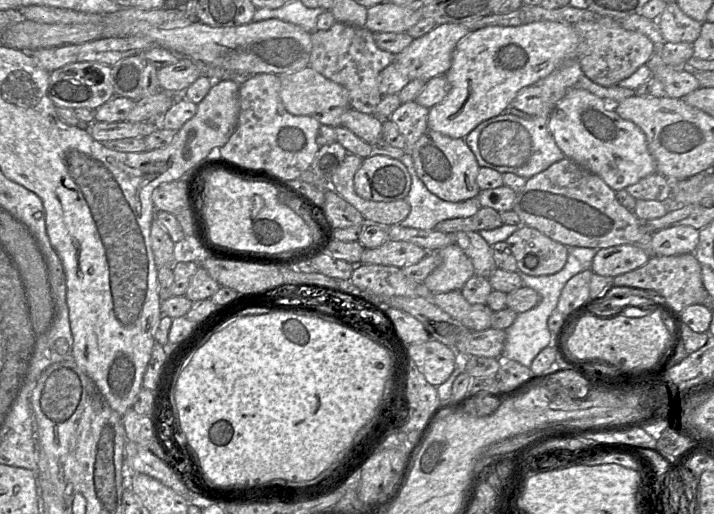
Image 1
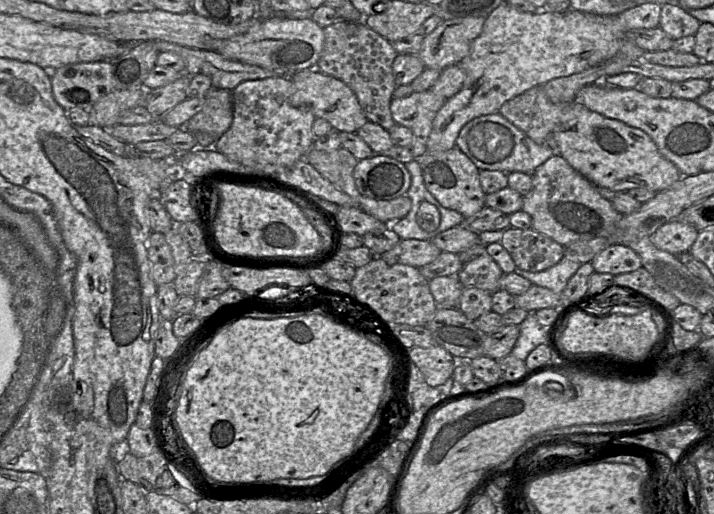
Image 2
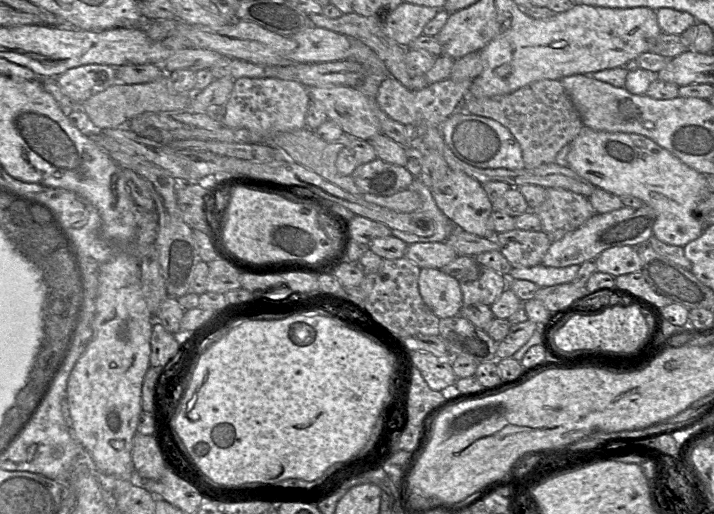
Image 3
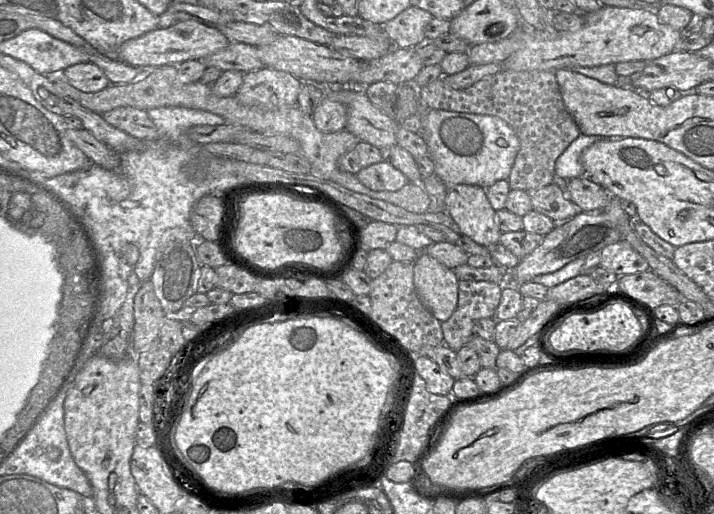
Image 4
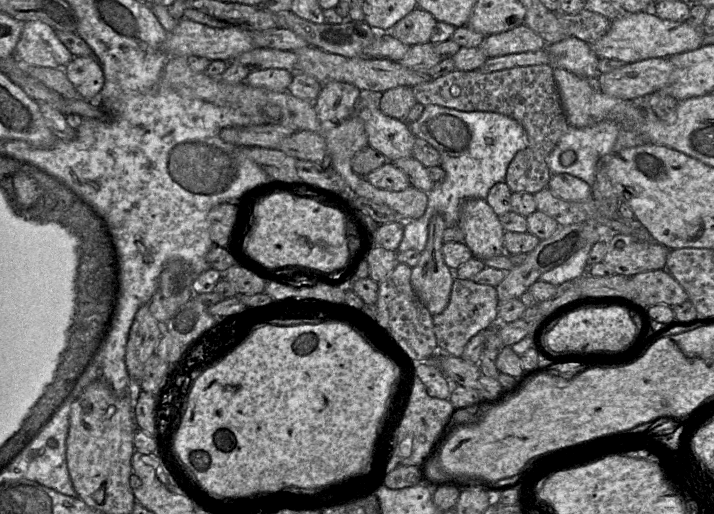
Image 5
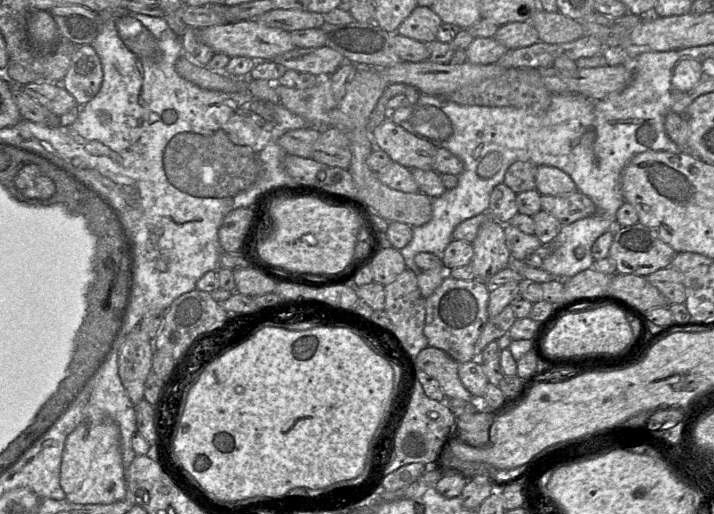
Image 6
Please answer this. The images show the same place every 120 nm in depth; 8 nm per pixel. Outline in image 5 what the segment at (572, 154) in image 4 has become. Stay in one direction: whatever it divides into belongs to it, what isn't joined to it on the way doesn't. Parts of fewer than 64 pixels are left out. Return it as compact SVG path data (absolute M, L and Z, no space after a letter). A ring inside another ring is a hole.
M609 120L586 128L569 126L567 132L560 138L555 148L547 157L547 165L552 175L561 173L571 174L585 181L592 187L596 179L597 162L602 159L602 157L622 149L647 143L648 138L644 134L621 129L615 122ZM568 150L573 150L576 153L576 160L569 166L563 166L560 162L560 157Z

